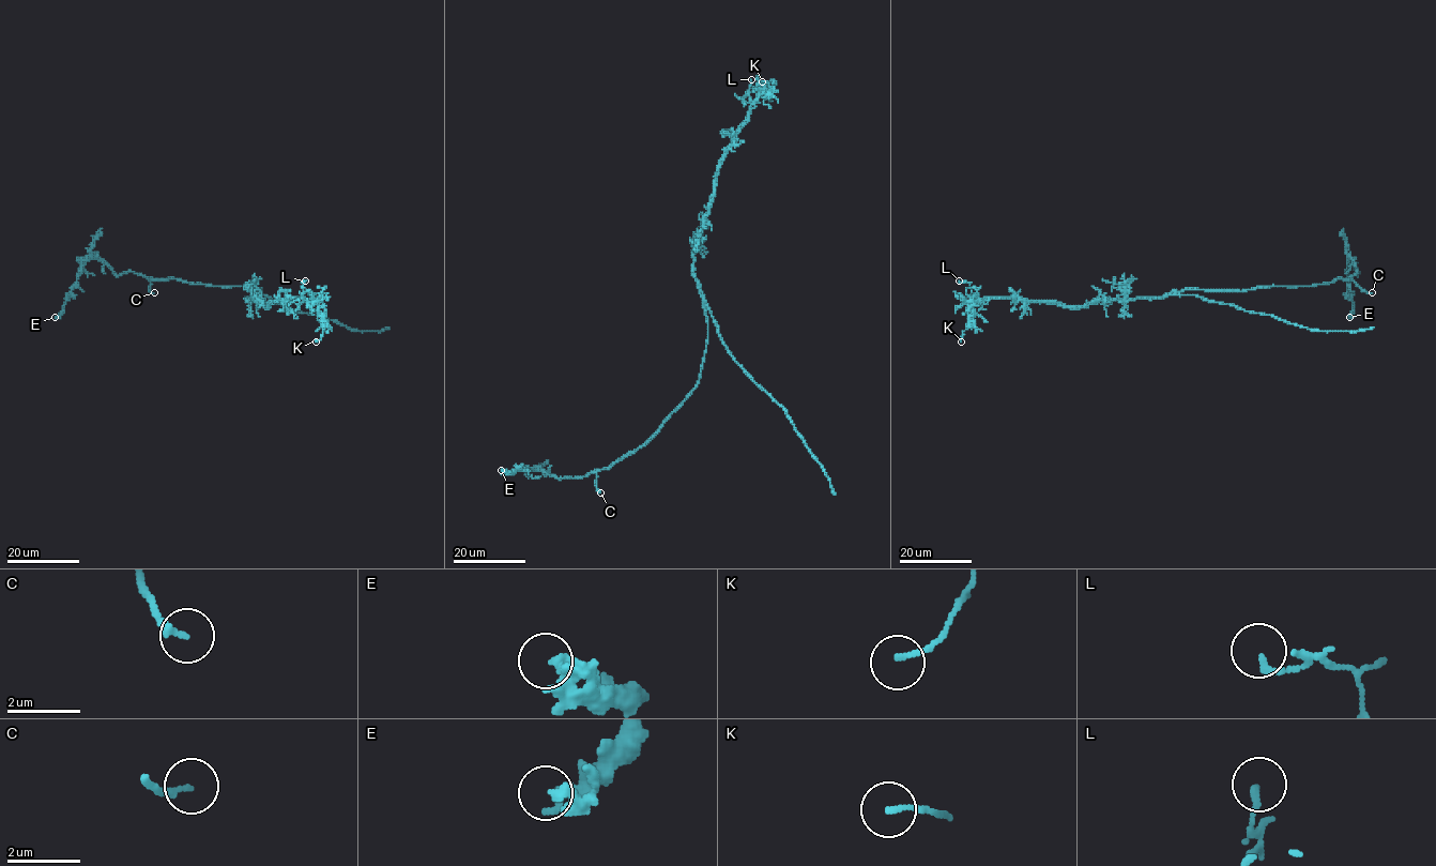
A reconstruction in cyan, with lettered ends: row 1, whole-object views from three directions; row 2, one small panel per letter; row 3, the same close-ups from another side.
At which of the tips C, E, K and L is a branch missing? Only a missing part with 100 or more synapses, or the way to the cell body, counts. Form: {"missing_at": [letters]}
{"missing_at": []}

